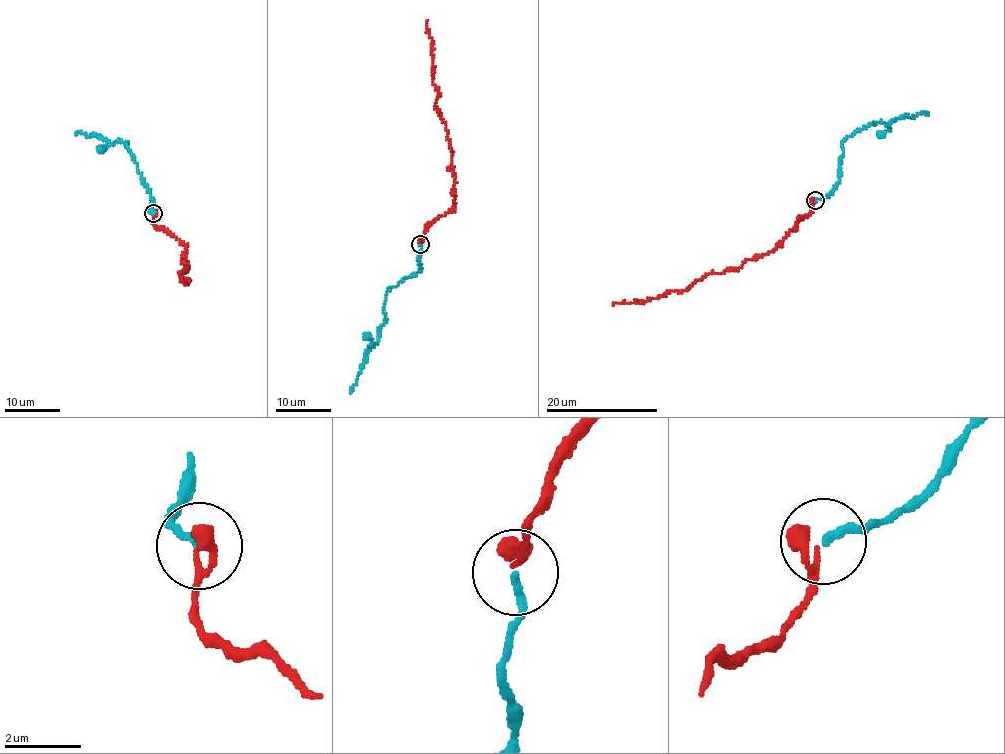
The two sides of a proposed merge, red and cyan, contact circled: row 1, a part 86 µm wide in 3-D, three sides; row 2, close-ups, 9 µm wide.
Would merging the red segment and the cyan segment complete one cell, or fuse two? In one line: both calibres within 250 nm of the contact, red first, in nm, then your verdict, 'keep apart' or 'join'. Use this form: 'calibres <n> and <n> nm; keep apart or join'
calibres 130 and 200 nm; join

